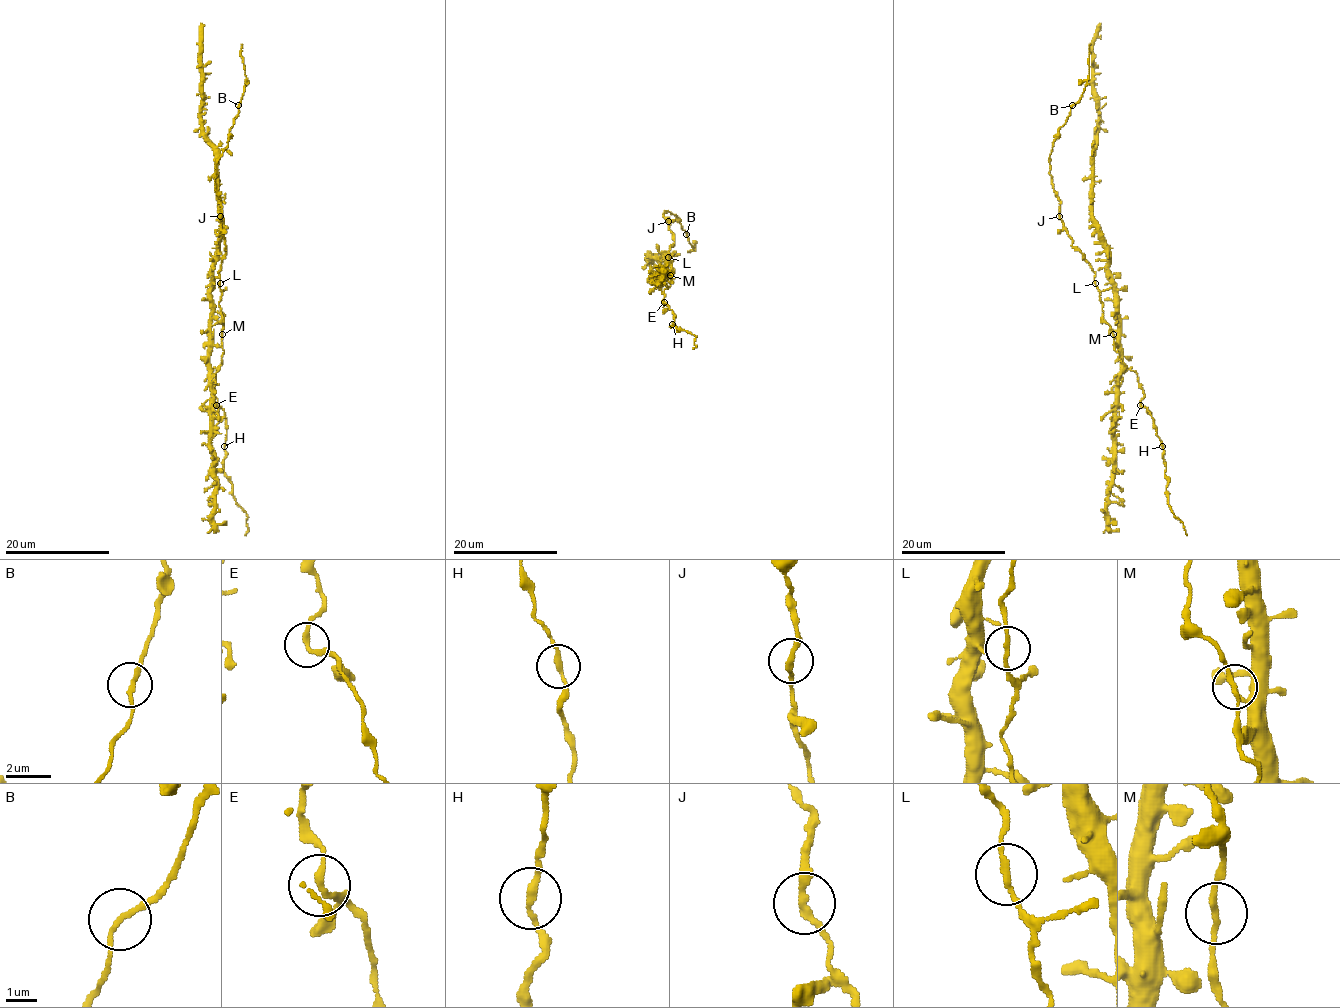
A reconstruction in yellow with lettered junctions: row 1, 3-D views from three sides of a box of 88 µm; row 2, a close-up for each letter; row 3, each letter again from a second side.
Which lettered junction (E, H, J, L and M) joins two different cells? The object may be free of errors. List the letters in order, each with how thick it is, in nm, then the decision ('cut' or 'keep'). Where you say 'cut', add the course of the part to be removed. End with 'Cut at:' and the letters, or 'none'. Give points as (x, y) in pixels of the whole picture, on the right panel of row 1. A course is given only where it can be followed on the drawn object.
E: calibre 200 nm; keep
H: calibre 220 nm; keep
J: calibre 220 nm; keep
L: calibre 170 nm; keep
M: calibre 190 nm; keep
Cut at: none

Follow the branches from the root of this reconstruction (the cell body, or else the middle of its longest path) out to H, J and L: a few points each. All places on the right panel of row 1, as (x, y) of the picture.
H: (1114, 341), (1119, 359), (1137, 375), (1144, 394), (1140, 405), (1148, 408), (1162, 446)
J: (1114, 341), (1112, 330), (1103, 318), (1095, 273), (1072, 245), (1072, 237), (1059, 216)
L: (1114, 341), (1112, 330), (1103, 318), (1095, 283)

